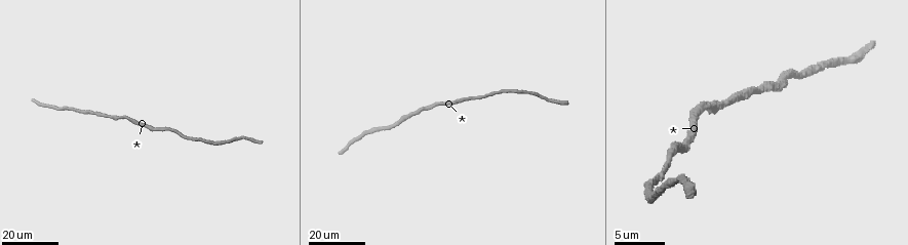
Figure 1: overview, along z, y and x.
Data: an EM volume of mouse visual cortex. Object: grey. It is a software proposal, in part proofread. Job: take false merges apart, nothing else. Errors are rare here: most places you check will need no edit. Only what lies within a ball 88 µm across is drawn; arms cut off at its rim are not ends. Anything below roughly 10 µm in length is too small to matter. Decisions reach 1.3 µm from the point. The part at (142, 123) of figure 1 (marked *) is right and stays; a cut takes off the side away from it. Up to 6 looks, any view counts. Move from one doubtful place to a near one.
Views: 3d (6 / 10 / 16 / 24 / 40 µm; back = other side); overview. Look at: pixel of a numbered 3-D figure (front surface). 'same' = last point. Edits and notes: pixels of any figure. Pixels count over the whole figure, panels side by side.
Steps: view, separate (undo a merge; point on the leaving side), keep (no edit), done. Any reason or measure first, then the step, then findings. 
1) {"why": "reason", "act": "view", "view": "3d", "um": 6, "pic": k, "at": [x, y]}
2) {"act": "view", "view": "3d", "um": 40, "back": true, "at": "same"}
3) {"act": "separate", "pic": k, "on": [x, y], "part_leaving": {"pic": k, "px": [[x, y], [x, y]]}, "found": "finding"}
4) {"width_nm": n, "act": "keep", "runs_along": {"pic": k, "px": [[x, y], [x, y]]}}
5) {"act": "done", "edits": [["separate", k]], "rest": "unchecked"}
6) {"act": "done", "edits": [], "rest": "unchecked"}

{"act": "view", "view": "3d", "um": 16, "pic": 1, "at": [481, 98]}

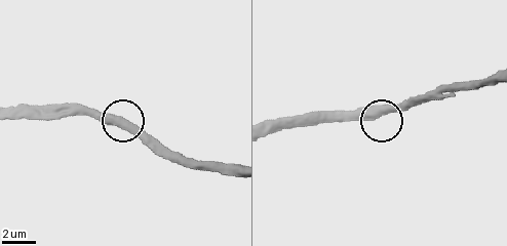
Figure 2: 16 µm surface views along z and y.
{"act": "view", "view": "3d", "um": 6, "pic": 2, "at": [131, 124]}

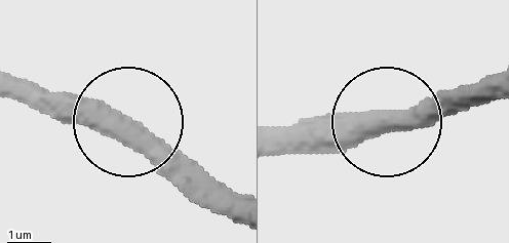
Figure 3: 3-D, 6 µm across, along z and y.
{"act": "keep", "runs_along": {"pic": 3, "px": [[280, 149], [465, 105]]}, "found": "all the same cell"}

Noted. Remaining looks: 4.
{"why": "a narrow waist", "act": "view", "view": "3d", "um": 16, "pic": 1, "at": [367, 130]}

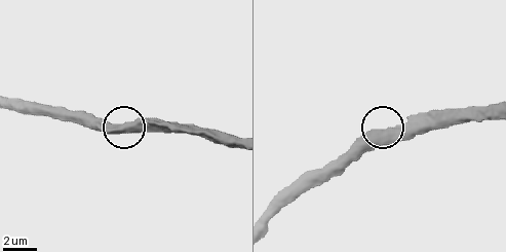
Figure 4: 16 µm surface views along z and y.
{"act": "view", "view": "3d", "um": 10, "pic": 4, "at": [367, 132]}

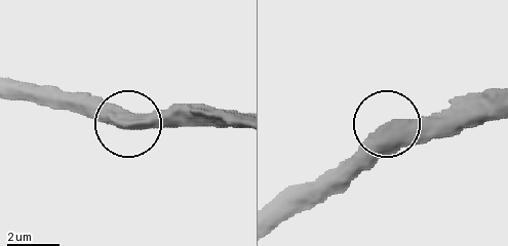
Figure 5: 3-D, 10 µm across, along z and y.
{"act": "keep", "found": "continuous, no second cell"}

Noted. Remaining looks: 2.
{"why": "thin neck", "act": "view", "view": "3d", "um": 16, "pic": 1, "at": [91, 115]}

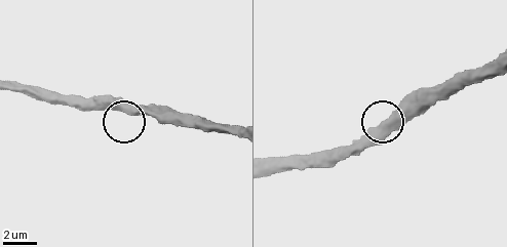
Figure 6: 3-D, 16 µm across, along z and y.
{"act": "view", "view": "3d", "um": 10, "pic": 6, "at": [384, 122]}

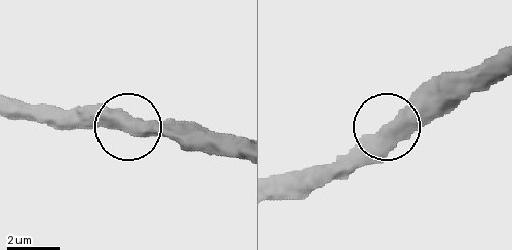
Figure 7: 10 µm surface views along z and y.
{"act": "keep", "runs_along": {"pic": 7, "px": [[497, 51], [437, 78], [327, 181]]}, "found": "one cell here"}

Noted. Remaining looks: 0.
{"act": "done", "edits": [], "rest": "unchecked"}

